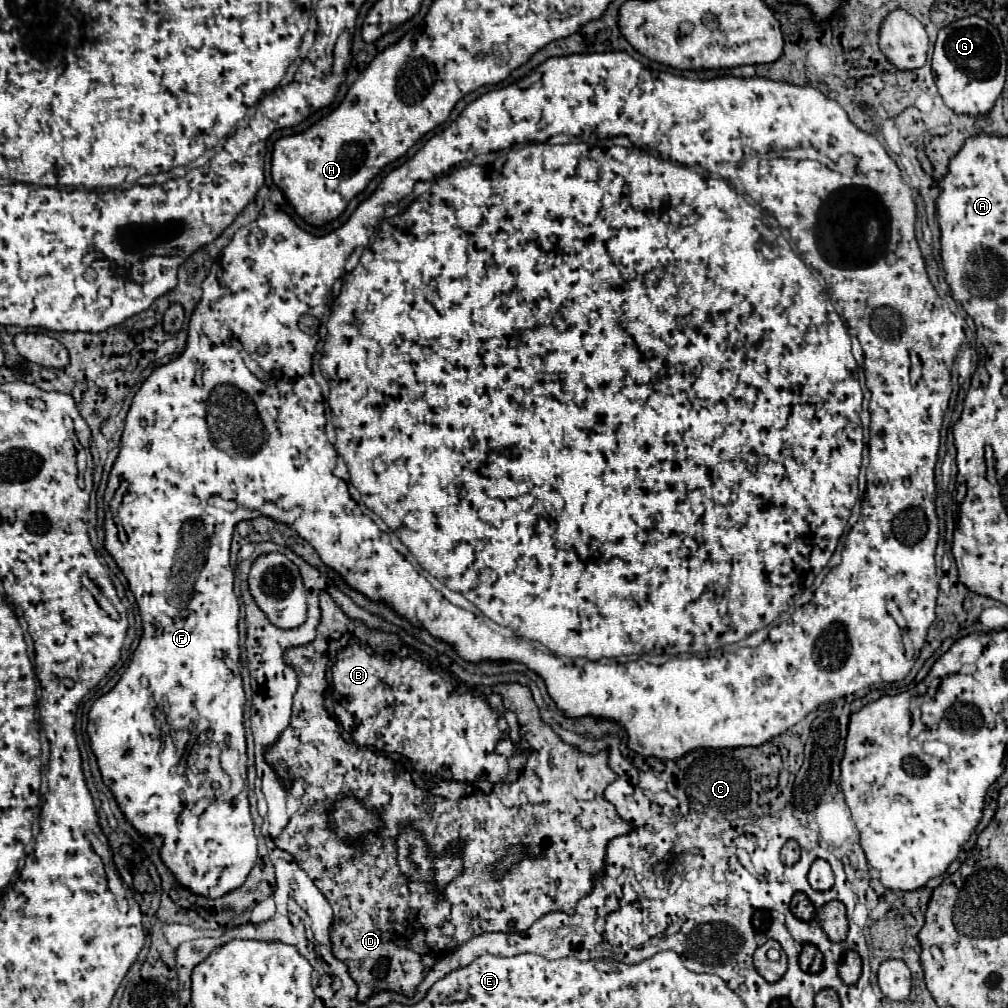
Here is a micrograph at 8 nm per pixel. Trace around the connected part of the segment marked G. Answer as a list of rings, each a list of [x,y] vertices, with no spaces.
[[[967,16],[941,28],[931,58],[931,70],[943,102],[953,108],[953,112],[971,116],[989,112],[1007,76],[1007,54],[999,30],[981,16]]]

